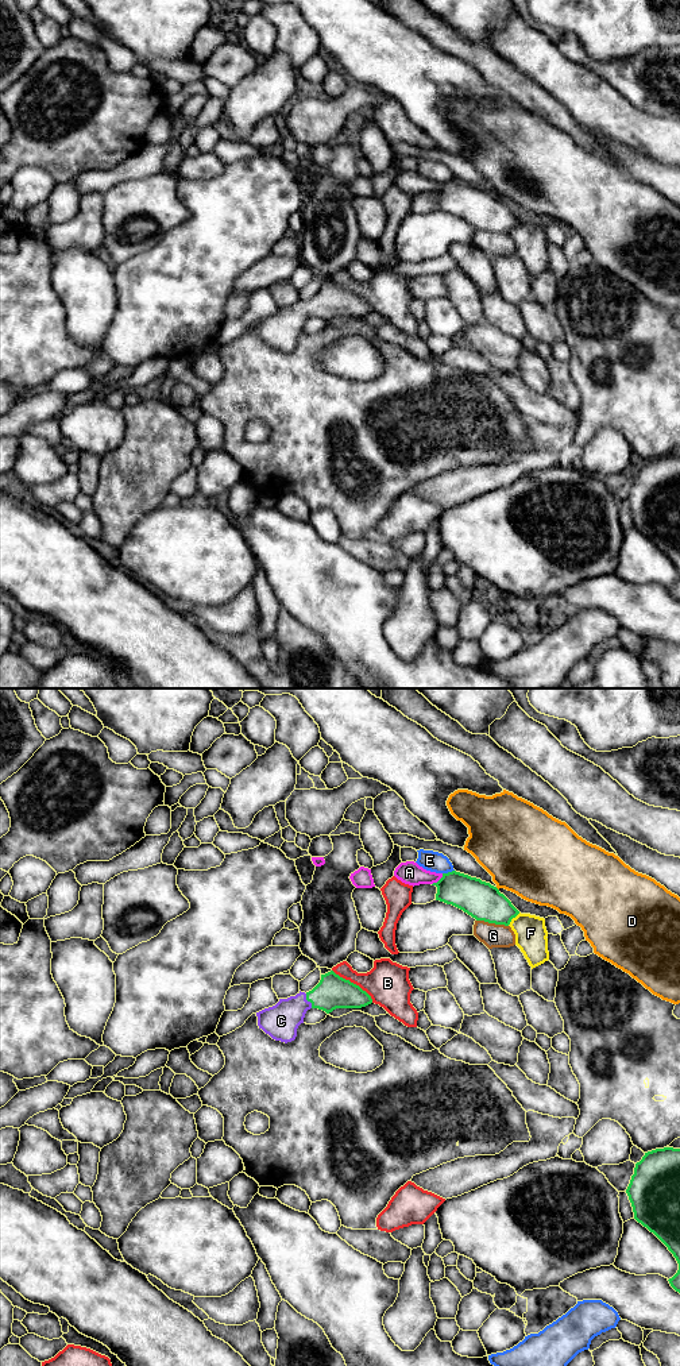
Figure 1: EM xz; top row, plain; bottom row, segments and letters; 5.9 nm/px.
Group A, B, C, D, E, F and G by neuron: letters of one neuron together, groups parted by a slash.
A / B / C / D / E / F G

